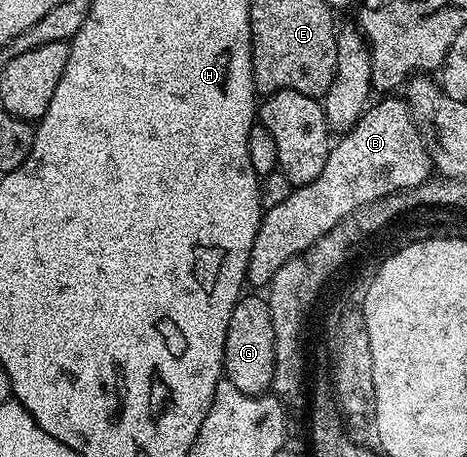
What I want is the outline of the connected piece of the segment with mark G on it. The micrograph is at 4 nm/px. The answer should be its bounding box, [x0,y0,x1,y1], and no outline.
[223,293,273,394]

